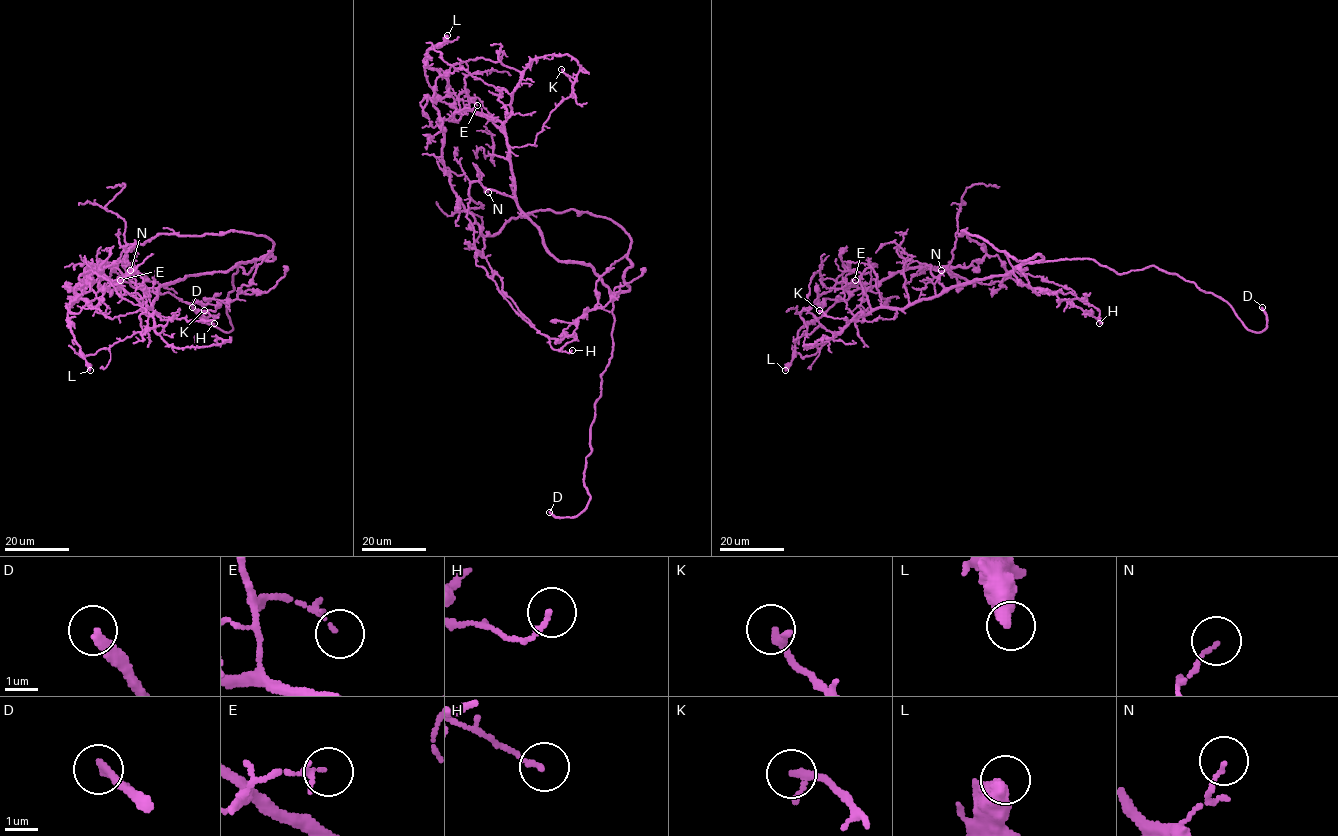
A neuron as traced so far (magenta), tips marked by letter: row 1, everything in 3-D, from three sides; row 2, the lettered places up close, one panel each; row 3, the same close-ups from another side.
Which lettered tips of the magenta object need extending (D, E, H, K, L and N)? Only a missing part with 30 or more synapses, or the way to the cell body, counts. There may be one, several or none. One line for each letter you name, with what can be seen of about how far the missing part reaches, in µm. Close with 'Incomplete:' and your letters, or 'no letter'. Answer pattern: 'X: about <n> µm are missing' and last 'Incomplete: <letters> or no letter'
D: about 7 µm are missing
Incomplete: D

